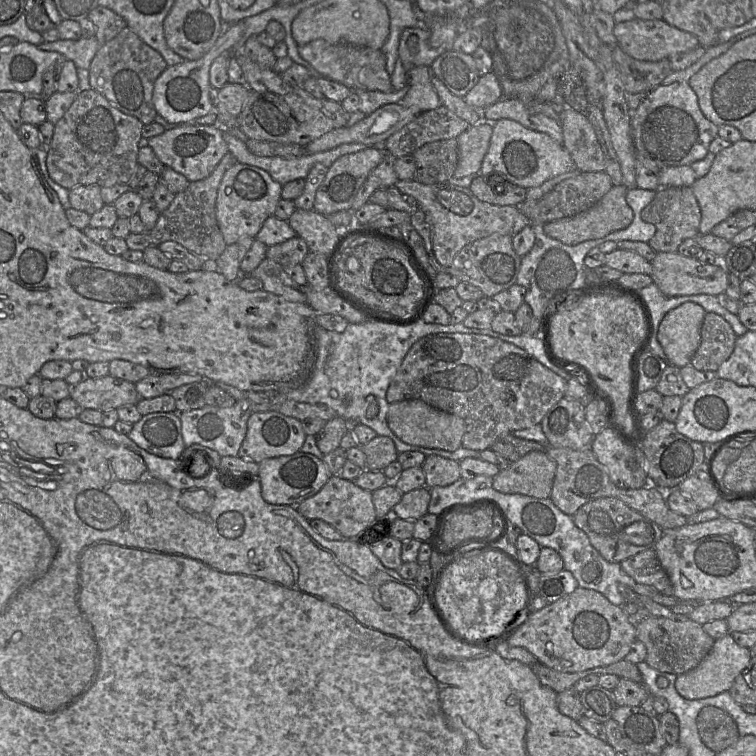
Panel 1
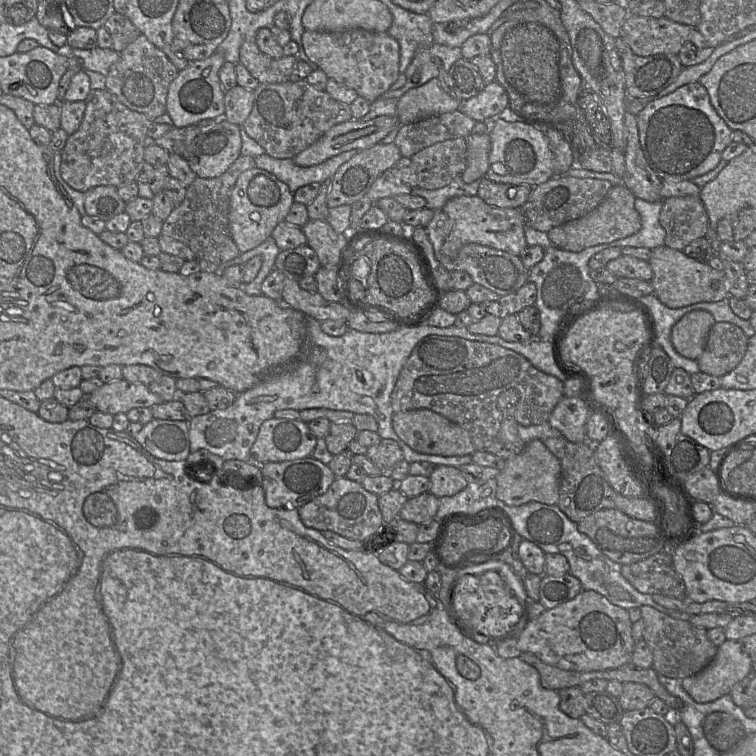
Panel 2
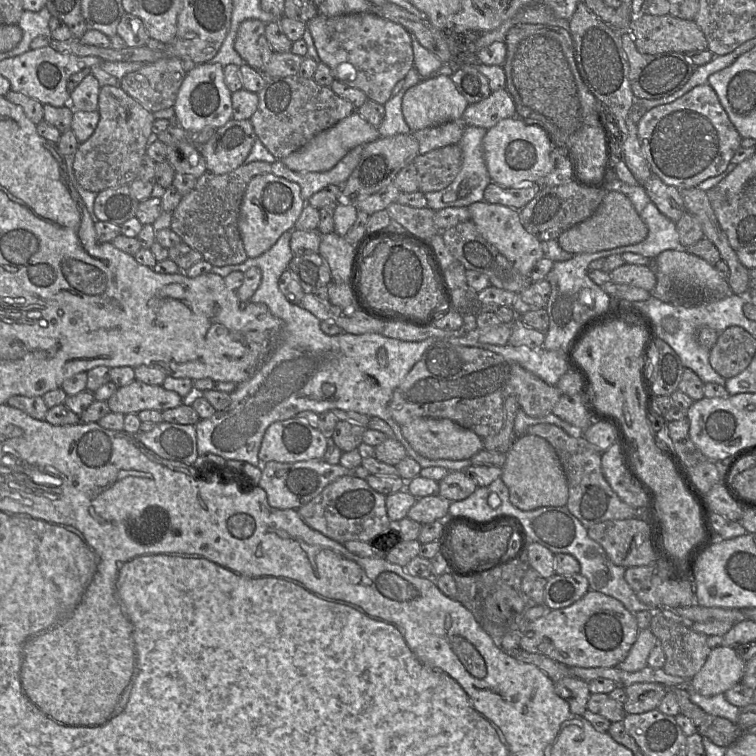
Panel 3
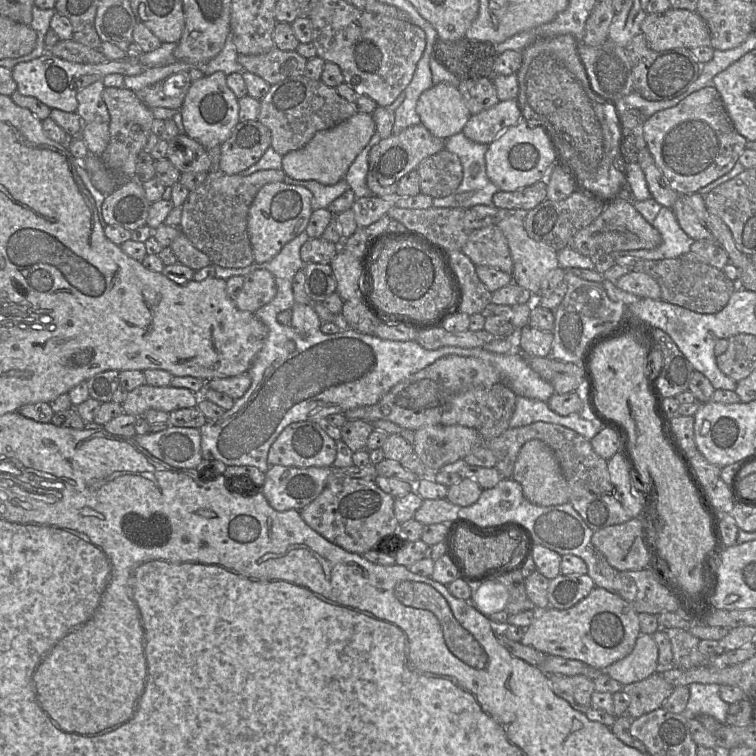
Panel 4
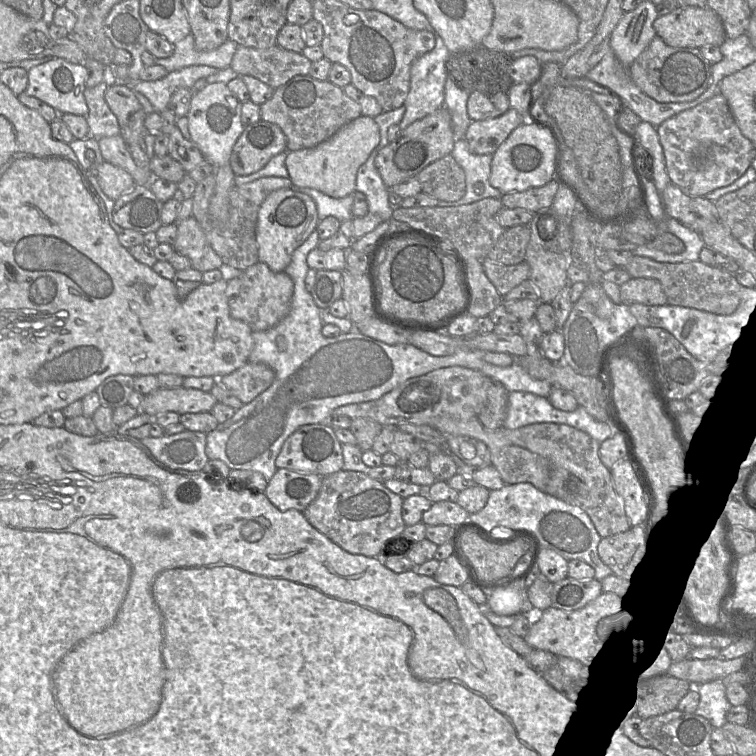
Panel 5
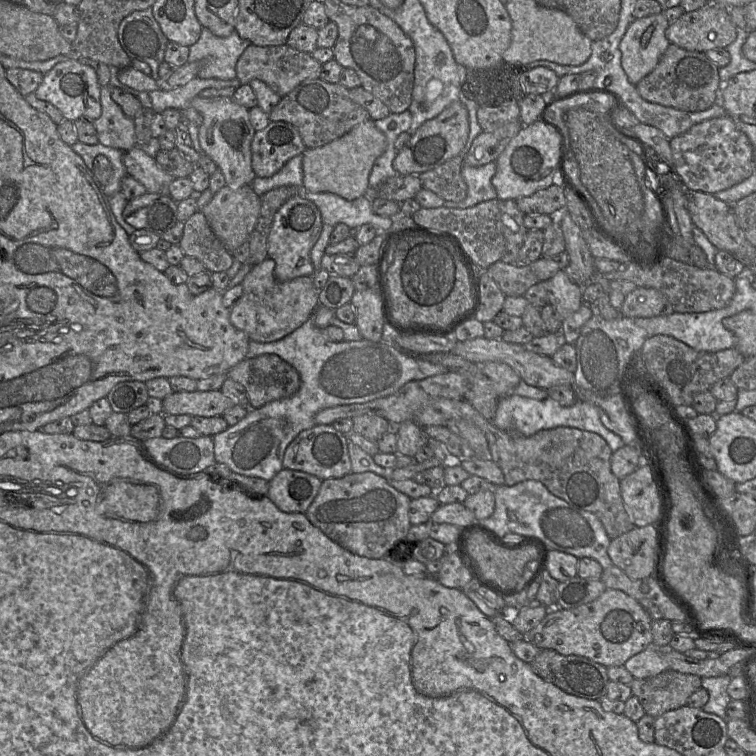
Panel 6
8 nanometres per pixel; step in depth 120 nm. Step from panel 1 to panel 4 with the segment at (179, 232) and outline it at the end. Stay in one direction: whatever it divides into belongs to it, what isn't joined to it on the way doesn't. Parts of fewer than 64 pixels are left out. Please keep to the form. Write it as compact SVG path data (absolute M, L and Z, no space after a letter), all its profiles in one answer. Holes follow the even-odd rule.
M260 170L247 176L227 175L209 171L204 182L189 195L182 205L179 231L205 253L213 265L223 268L243 268L254 262L252 246L247 230L251 204L258 191L266 184L284 182L283 170Z

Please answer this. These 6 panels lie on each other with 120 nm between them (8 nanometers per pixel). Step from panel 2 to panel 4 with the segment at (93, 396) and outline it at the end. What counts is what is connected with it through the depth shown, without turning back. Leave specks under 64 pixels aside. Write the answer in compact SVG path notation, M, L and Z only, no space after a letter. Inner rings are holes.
M143 384L128 392L121 404L123 413L141 417L149 410L172 412L197 406L200 394L187 388Z

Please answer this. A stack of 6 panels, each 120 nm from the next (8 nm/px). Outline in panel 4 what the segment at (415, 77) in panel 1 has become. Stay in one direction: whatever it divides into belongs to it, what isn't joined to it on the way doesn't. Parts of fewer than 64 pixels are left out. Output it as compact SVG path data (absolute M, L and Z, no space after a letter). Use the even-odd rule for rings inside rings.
M448 83L433 85L423 92L416 111L420 123L442 139L463 132L471 116L459 89Z

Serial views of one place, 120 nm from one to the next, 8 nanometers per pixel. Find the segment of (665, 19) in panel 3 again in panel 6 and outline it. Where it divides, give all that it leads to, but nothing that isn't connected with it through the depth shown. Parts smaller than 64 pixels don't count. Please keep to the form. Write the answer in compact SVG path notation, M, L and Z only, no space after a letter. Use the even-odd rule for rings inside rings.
M717 4L684 12L665 31L671 44L697 52L726 48L736 40L738 33L726 7Z

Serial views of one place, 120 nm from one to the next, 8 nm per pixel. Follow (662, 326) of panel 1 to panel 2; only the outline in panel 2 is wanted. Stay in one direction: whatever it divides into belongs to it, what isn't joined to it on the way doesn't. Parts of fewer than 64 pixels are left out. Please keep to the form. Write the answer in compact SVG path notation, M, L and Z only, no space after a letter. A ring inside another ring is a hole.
M692 310L686 313L671 330L671 342L677 353L697 360L705 349L709 332L715 323L708 311Z

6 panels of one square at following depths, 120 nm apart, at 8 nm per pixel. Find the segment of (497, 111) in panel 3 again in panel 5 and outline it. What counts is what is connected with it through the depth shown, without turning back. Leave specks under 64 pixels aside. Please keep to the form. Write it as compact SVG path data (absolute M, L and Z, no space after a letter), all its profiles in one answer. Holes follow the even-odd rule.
M512 107L499 117L472 121L465 134L469 150L474 154L492 155L511 132L525 121L526 118Z

